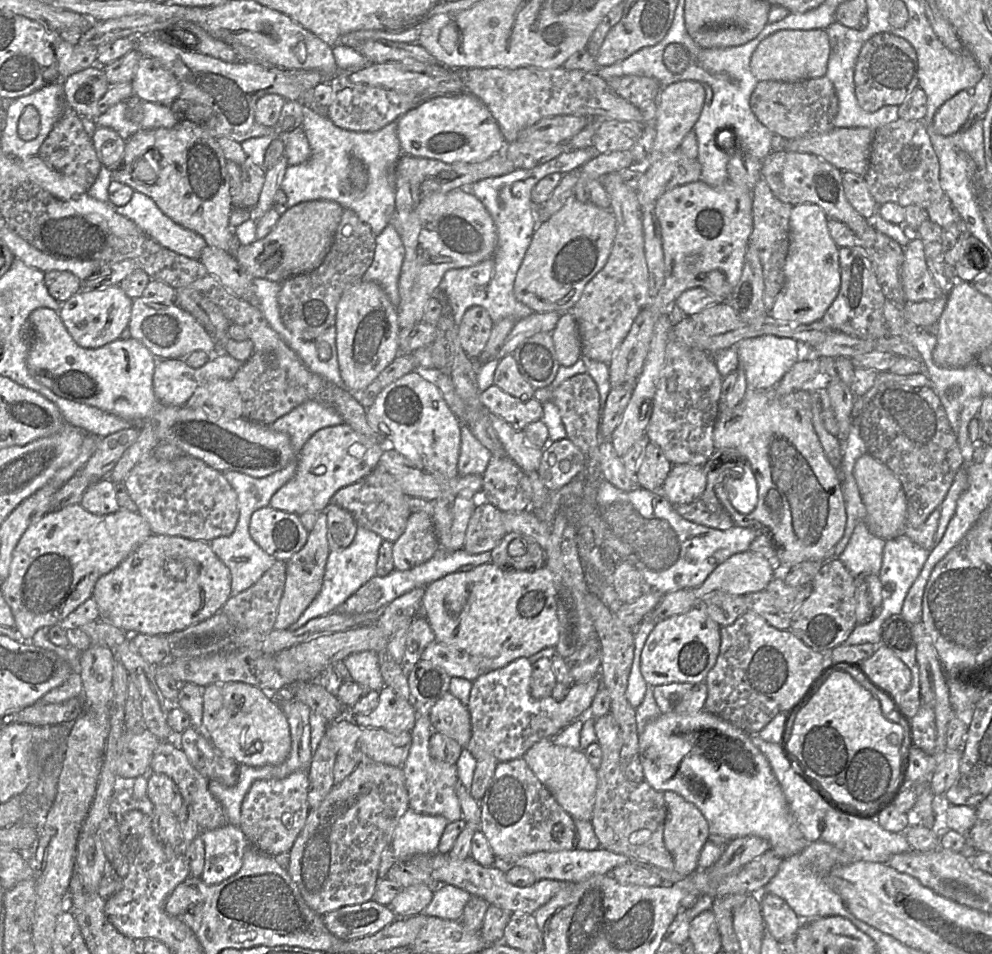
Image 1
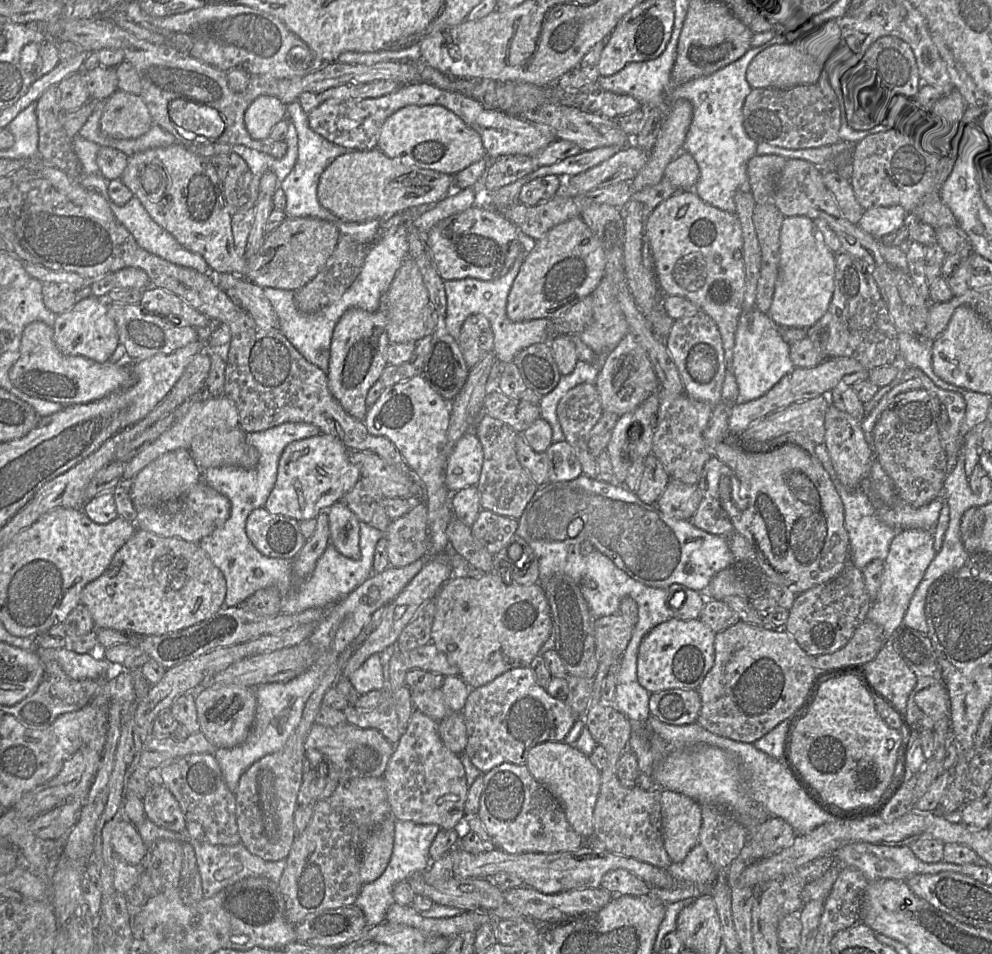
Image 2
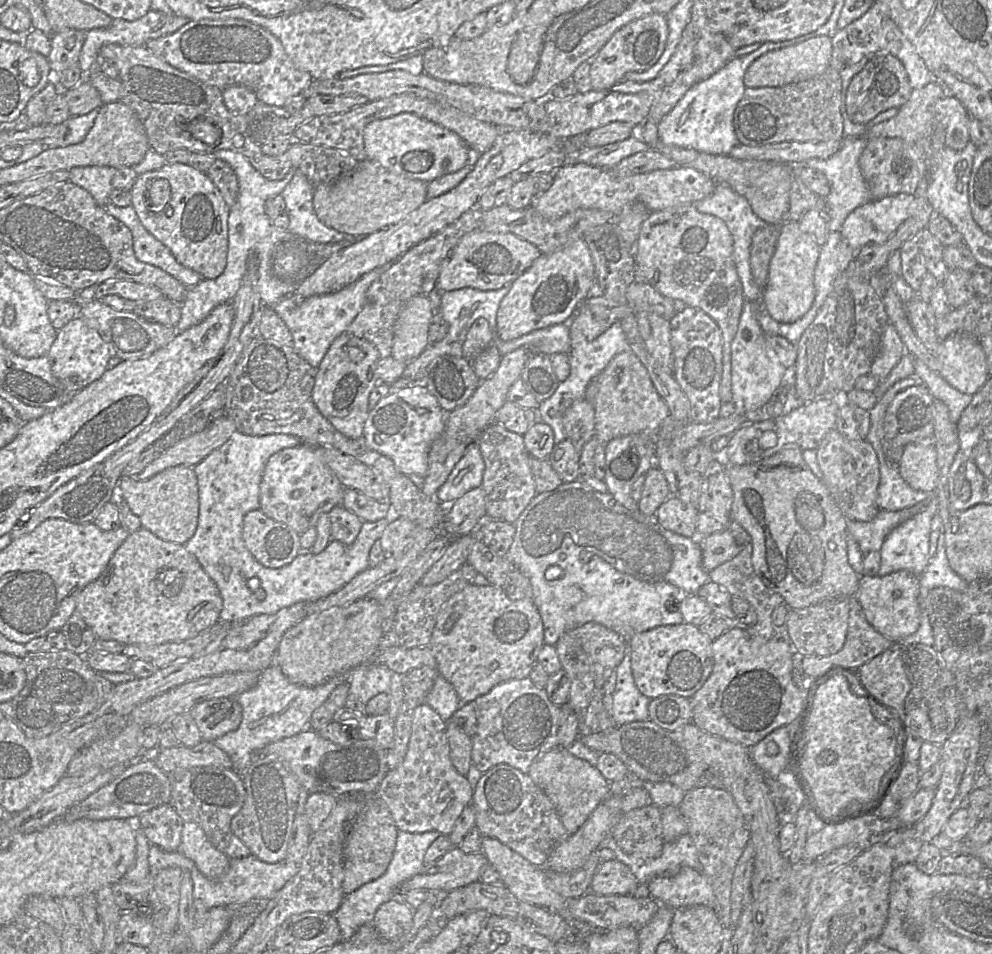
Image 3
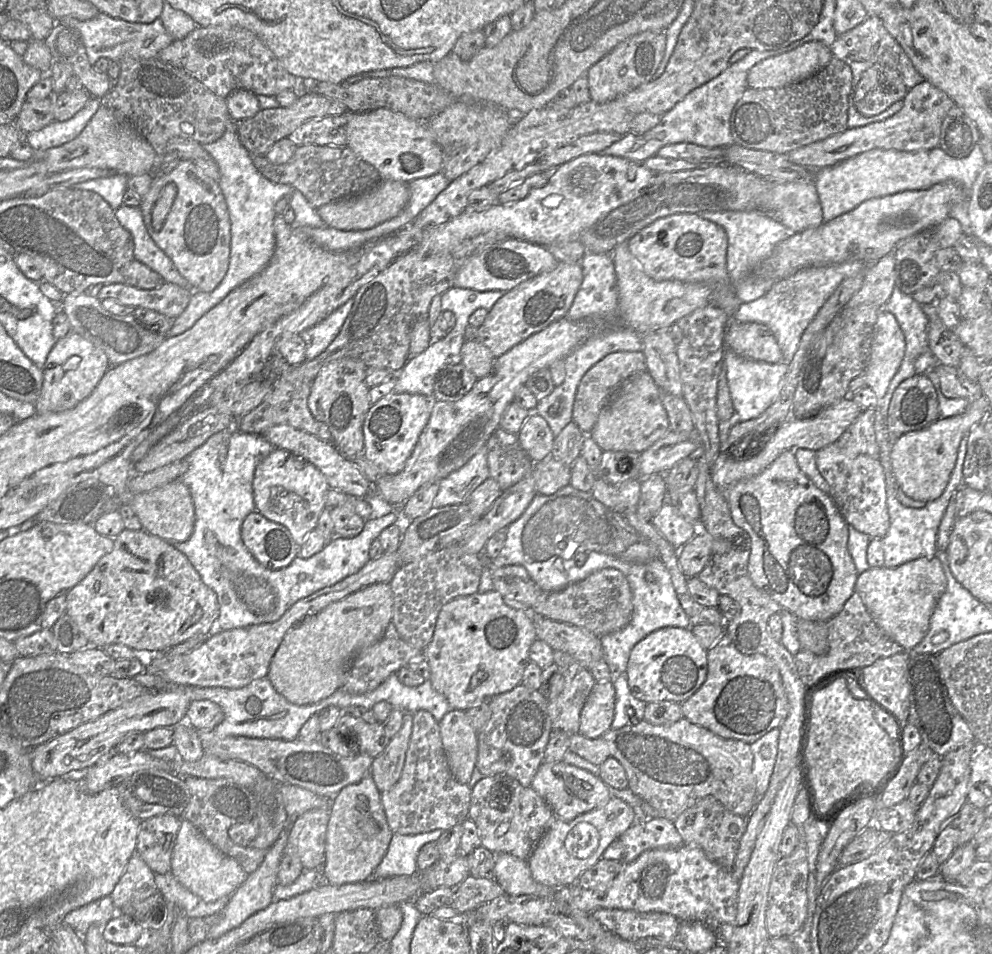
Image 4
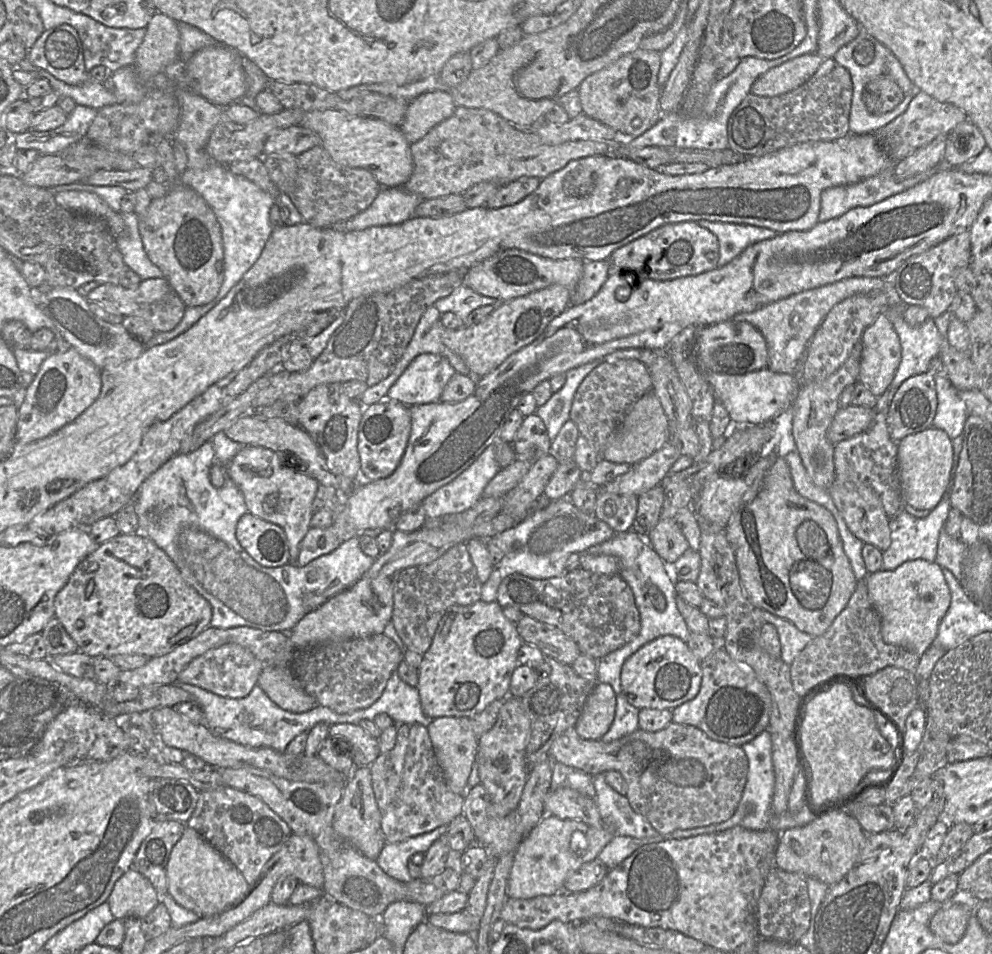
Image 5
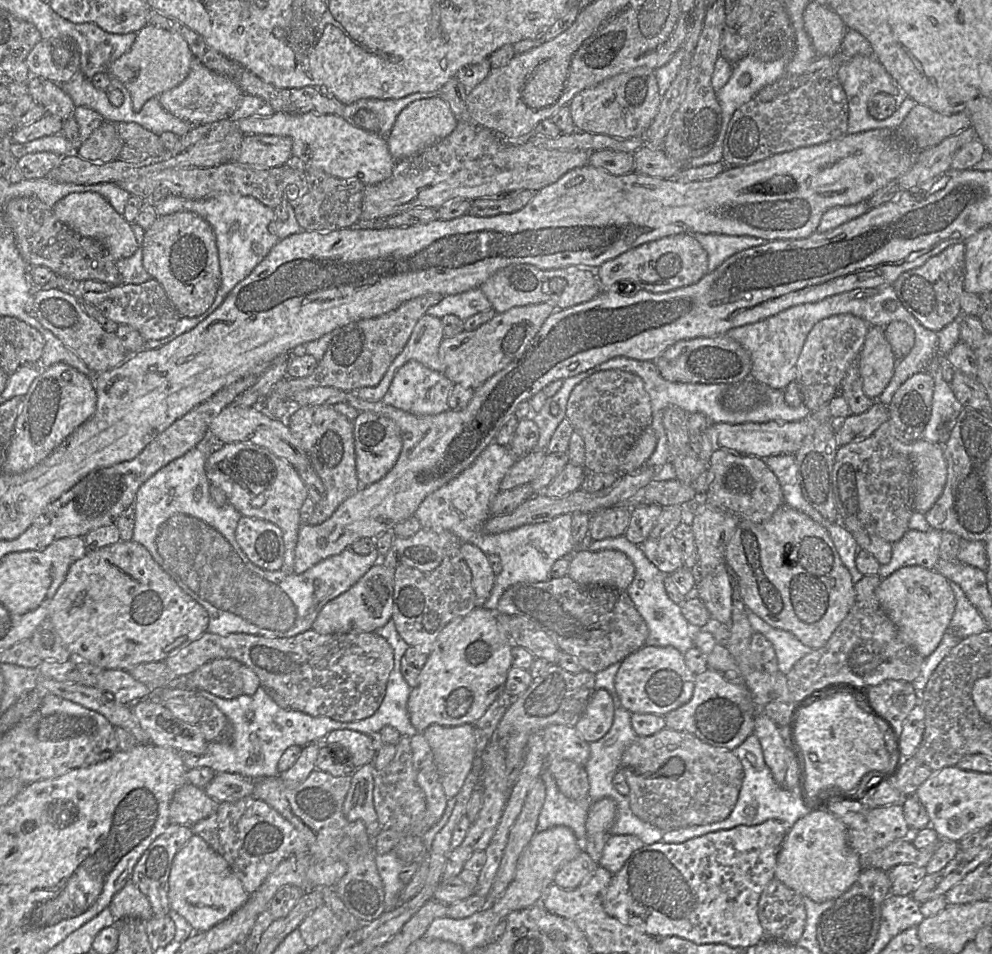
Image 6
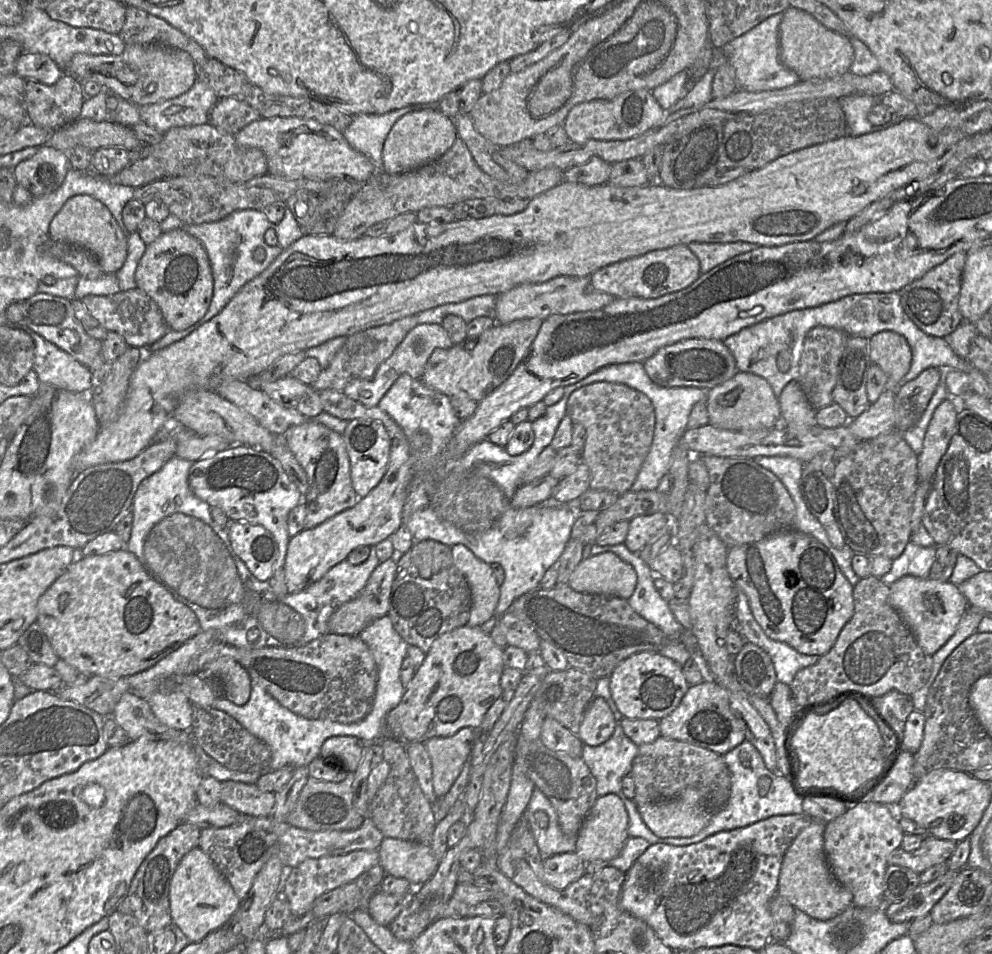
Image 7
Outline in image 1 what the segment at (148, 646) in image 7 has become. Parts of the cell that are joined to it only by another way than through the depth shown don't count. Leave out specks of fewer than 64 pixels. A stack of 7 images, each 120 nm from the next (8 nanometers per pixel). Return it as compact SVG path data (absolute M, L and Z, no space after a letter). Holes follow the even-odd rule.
M150 534L116 568L95 583L92 596L100 618L129 634L168 635L219 612L231 596L231 574L208 542L179 536Z

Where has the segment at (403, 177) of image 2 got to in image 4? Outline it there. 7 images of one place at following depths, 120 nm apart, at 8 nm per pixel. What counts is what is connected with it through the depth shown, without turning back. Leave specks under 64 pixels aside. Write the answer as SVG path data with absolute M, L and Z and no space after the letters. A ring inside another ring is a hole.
M381 180L372 190L356 197L344 198L324 204L316 209L324 225L336 230L359 231L375 227L397 216L410 197L408 183Z

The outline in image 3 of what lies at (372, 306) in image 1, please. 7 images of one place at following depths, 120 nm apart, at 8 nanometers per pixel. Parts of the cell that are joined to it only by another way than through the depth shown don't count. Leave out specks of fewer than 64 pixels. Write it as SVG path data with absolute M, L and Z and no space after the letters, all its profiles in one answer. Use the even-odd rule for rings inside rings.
M344 331L332 342L317 367L312 400L320 413L346 437L356 439L363 434L369 412L368 398L378 382L375 368L379 358L371 342Z

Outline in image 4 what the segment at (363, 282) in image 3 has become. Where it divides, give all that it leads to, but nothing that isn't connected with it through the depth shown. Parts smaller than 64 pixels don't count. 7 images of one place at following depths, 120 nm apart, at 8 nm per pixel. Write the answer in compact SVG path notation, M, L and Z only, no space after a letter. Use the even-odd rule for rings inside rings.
M349 299L318 324L304 330L299 335L305 343L306 361L320 355L338 334L353 305Z

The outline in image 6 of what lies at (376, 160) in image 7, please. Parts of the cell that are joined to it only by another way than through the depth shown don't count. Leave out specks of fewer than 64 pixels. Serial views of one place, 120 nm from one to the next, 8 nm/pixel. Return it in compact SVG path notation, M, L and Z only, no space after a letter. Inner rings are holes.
M440 91L428 93L418 92L399 99L360 99L351 104L345 105L342 116L347 122L353 124L354 115L359 110L365 109L373 112L379 120L379 130L376 133L387 139L399 114L405 108L415 101L435 97L439 94Z

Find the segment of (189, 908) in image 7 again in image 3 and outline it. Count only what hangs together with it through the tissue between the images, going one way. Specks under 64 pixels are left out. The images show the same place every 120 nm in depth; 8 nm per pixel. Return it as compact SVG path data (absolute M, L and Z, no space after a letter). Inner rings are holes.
M184 821L178 851L192 860L199 871L210 879L220 878L229 868L229 857L212 845L207 839L203 829L196 822Z

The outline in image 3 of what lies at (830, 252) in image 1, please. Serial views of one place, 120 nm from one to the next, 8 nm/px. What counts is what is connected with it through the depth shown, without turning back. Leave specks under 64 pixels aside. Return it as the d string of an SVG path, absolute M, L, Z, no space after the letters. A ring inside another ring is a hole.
M783 222L777 226L780 234L770 262L768 281L763 289L762 304L775 321L792 323L800 319L813 304L814 270L820 246L800 229L798 222Z

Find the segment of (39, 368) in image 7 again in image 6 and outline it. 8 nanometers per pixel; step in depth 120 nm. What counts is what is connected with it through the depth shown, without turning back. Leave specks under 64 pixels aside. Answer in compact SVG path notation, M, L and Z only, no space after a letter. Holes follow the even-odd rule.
M40 329L39 333L45 340L43 352L38 361L41 363L42 367L48 368L57 363L65 363L85 375L94 377L94 374L85 363L73 351L66 347L52 332L47 329Z

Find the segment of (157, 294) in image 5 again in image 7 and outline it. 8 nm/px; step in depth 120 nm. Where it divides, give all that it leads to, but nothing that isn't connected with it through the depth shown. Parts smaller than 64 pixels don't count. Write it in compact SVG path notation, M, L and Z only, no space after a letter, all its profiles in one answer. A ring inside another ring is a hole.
M138 288L119 291L108 296L87 295L80 301L103 328L121 335L130 347L149 347L168 331L157 304Z

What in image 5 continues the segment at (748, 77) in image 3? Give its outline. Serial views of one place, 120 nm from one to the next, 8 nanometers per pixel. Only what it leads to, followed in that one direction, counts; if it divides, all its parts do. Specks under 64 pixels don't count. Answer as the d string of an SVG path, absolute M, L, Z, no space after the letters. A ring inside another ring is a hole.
M817 53L805 54L771 68L754 81L751 93L774 97L790 92L808 81L823 61Z

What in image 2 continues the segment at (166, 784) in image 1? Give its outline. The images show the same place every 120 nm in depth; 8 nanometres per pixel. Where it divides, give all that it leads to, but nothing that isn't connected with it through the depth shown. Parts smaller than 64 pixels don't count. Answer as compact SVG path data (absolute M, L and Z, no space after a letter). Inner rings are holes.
M163 784L152 785L143 798L144 812L147 819L157 826L177 834L183 834L186 819L181 807Z

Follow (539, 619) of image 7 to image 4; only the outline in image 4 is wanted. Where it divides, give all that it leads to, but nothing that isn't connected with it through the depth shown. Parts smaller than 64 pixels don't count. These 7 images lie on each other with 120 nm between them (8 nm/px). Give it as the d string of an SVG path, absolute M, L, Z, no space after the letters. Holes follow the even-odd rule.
M521 565L496 568L491 571L491 577L496 592L502 597L526 603L531 614L585 628L599 638L623 629L632 618L632 591L629 582L614 568L597 570L579 582L550 592L541 589Z

